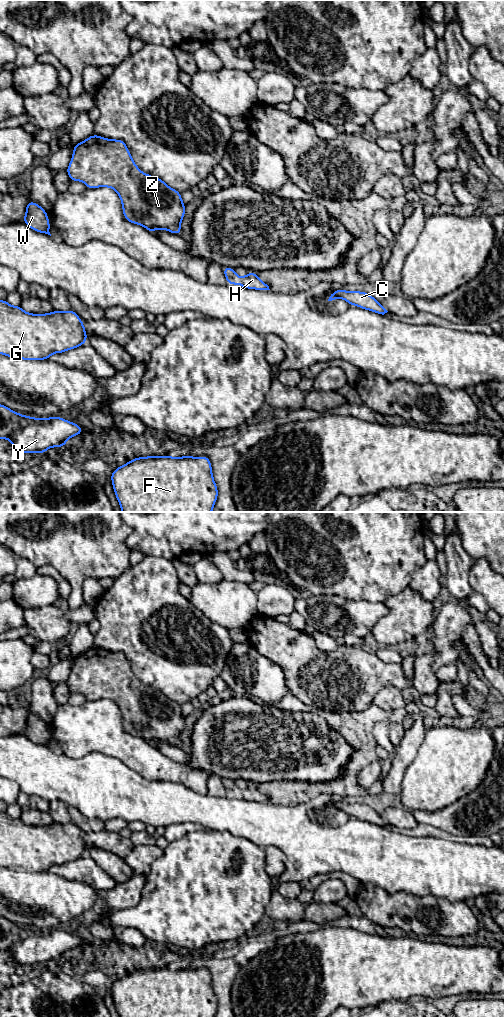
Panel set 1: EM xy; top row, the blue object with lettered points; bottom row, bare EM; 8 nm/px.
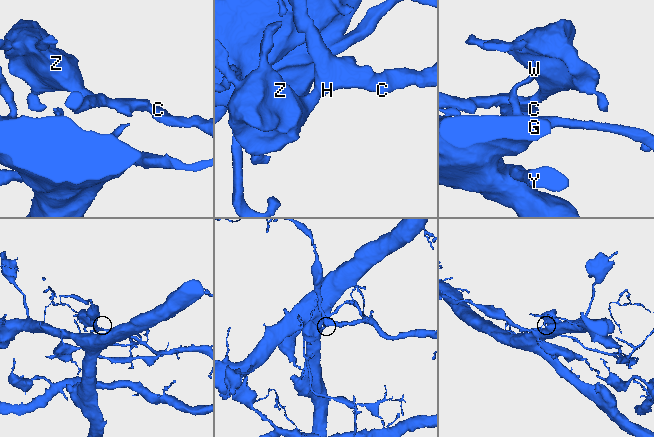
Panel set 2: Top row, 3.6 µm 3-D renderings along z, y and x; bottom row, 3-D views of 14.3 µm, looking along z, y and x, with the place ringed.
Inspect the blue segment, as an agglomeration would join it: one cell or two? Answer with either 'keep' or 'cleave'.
keep

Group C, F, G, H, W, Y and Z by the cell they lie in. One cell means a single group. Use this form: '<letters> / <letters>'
C F G H W Y Z

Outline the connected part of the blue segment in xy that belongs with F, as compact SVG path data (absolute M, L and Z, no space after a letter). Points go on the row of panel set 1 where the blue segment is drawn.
M206 456L134 458L111 474L122 512L212 512L218 497L210 459Z

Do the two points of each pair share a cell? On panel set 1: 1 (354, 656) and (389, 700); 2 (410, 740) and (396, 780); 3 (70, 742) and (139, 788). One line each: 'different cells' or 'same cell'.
1: different cells
2: same cell
3: different cells

